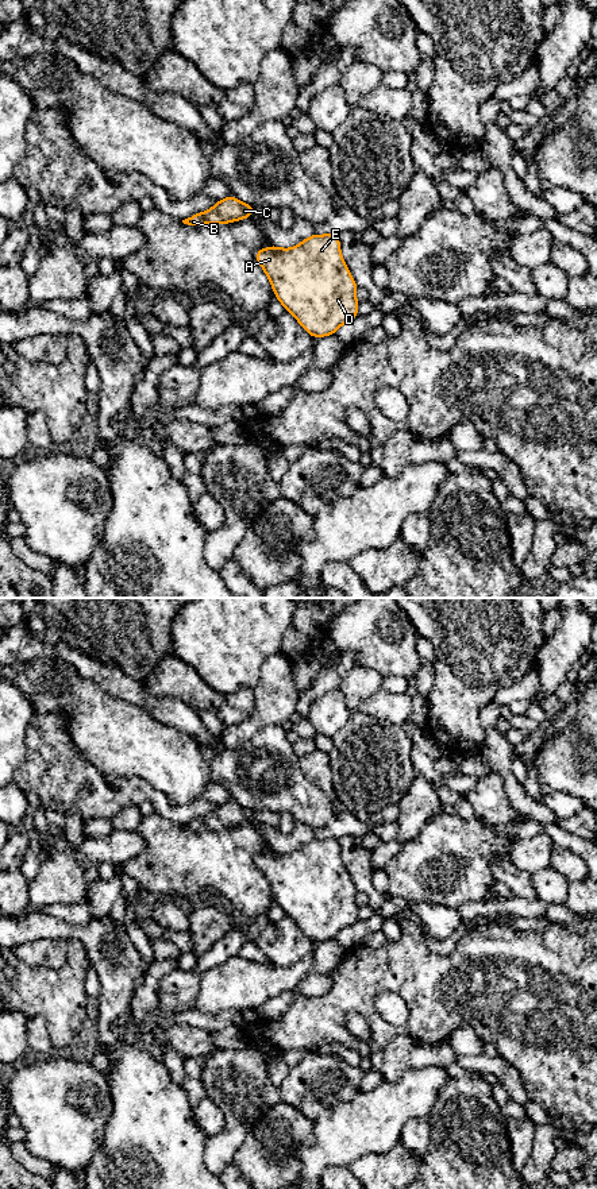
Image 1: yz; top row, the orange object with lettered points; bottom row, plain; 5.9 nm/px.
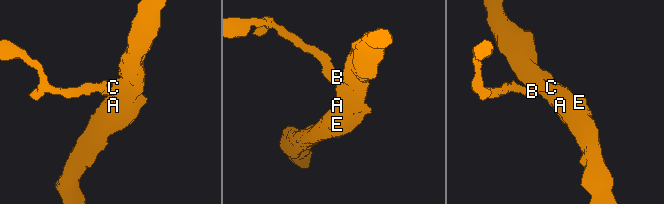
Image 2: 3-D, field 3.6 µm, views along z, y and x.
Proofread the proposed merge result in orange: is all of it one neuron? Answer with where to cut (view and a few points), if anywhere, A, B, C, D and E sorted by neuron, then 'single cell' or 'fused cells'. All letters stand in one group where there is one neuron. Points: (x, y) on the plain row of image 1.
no cut; A B C D E; single cell

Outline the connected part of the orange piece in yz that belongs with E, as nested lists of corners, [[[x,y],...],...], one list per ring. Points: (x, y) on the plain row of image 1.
[[[313,838],[293,853],[270,853],[255,856],[255,864],[269,883],[276,903],[312,942],[332,941],[344,927],[358,920],[357,893],[335,838]]]

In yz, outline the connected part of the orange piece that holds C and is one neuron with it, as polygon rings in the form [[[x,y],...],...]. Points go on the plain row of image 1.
[[[235,800],[219,804],[208,817],[199,817],[182,825],[190,831],[212,829],[228,829],[253,821],[255,810],[243,808]]]

